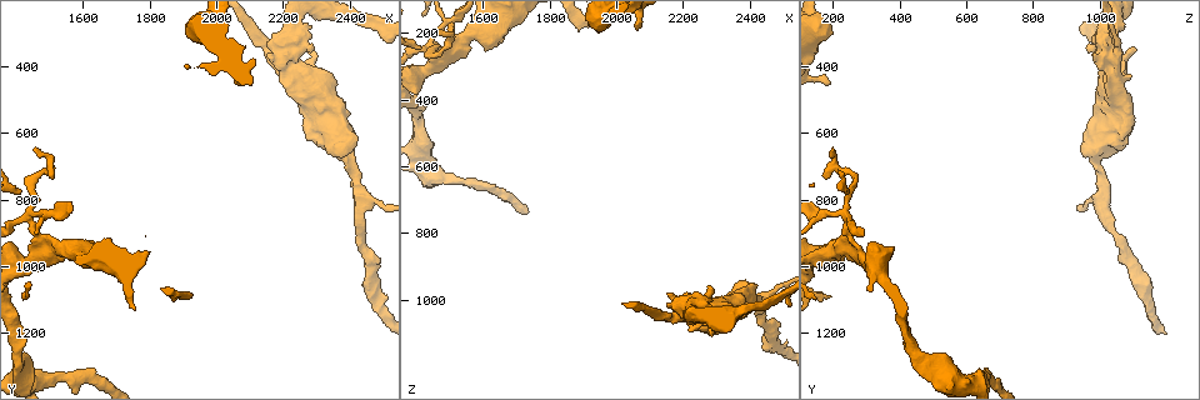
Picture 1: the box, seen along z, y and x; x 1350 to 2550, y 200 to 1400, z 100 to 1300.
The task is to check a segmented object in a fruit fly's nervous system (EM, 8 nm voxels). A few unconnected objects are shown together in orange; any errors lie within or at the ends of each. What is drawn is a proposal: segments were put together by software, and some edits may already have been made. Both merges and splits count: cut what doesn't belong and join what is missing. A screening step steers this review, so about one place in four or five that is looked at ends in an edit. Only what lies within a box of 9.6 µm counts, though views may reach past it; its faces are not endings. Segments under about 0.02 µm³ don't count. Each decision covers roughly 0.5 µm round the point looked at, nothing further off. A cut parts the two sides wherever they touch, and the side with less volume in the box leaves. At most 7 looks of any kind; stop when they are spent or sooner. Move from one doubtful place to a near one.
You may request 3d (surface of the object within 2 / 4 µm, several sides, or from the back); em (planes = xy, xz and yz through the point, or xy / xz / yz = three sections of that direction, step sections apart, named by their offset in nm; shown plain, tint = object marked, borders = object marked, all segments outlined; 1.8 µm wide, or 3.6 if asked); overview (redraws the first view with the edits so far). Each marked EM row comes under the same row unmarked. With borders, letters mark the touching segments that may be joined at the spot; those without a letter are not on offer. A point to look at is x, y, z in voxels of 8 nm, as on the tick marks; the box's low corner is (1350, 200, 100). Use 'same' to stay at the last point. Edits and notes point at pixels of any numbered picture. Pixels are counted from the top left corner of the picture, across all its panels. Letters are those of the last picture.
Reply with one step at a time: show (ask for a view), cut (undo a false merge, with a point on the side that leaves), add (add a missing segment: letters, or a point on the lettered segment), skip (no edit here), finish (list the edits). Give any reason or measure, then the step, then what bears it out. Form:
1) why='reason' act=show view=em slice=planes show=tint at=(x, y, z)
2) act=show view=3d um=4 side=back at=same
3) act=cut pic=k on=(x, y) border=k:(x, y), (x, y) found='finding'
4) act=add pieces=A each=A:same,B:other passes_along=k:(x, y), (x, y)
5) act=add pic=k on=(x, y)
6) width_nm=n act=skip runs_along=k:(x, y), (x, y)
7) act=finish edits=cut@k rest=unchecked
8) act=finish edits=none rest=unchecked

why='sudden change in width' act=show view=em slice=planes show=borders at=(2350, 540, 1020)

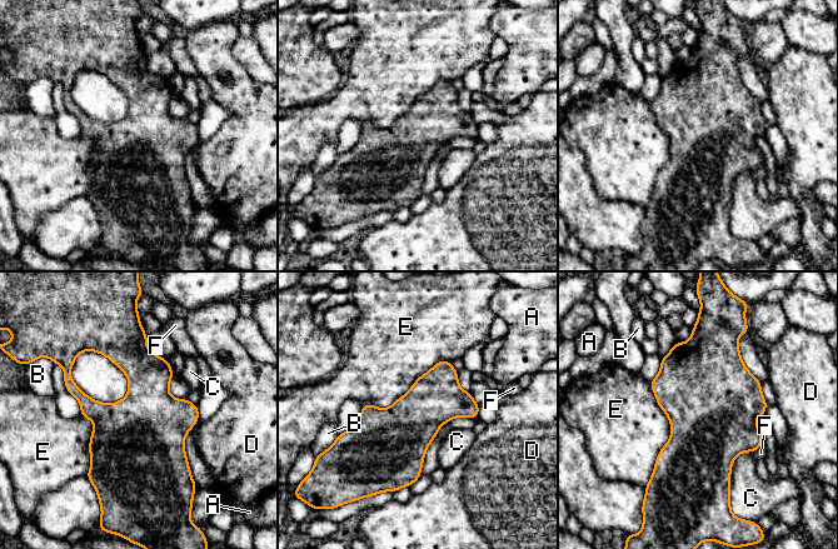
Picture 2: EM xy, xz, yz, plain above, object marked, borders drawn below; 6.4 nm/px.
act=skip each=A:other,B:other,C:other,D:other,E:other,F:other found='one cell here'

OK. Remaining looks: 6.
why='branch stops here' act=show view=3d um=4 side=back at=(2070, 440, 190)

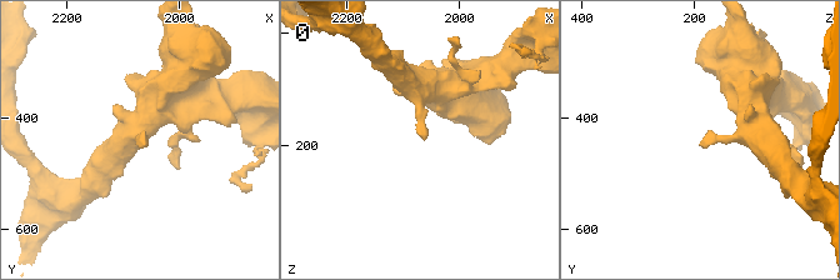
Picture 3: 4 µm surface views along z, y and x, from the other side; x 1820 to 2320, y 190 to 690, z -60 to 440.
act=show view=em slice=xz step=16 show=tint at=(2060, 450, 190)

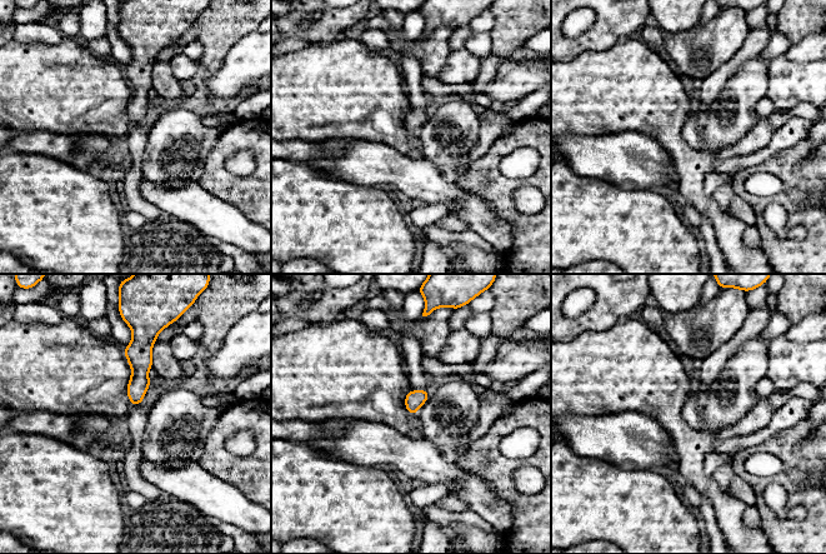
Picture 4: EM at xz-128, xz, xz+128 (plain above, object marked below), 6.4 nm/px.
why='another direction' act=show view=em slice=planes show=borders at=same

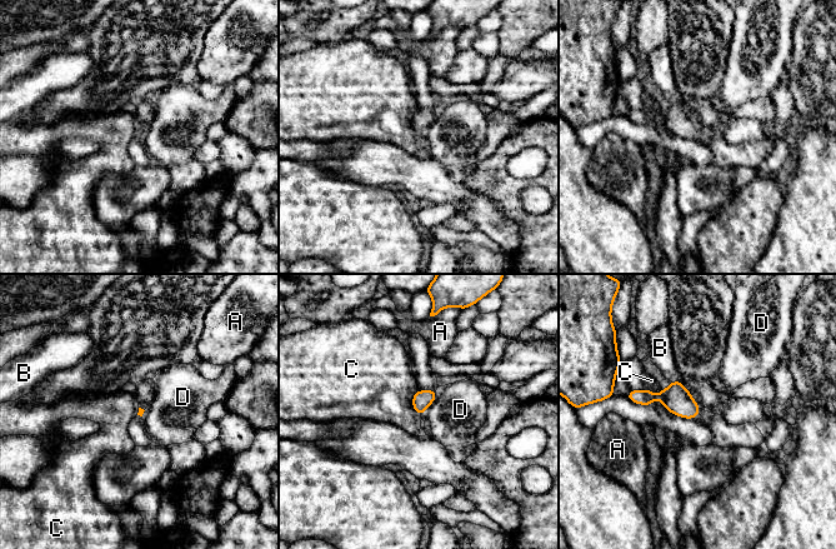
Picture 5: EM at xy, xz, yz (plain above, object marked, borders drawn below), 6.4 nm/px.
act=skip each=A:other,B:other,C:other,D:other border=5:(647, 388), (665, 408) found='no lettered segment goes on from it'

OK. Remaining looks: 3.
why='sudden change in width' act=show view=em um=3.6 slice=yz step=4 show=borders at=(1460, 1350, 620)

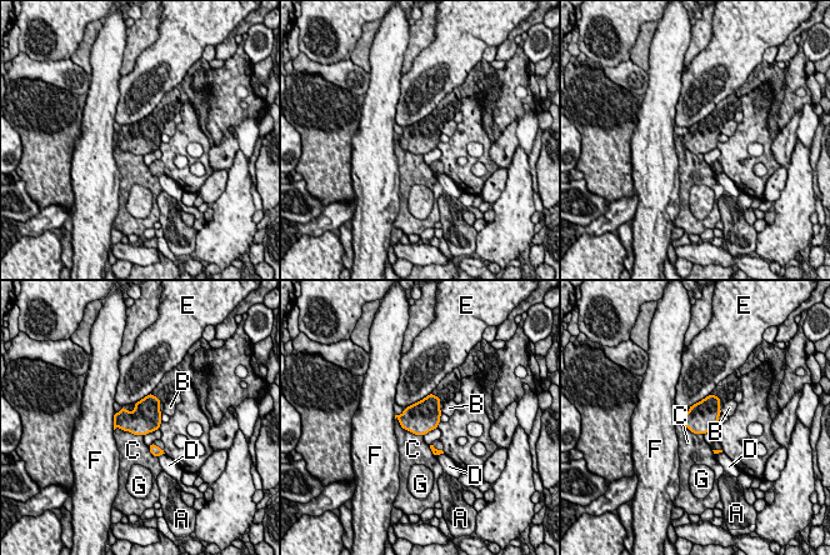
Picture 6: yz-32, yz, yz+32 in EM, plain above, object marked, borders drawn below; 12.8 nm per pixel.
act=skip each=A:other,B:other,C:other,D:other,E:other,F:other,G:other border=6:(395, 418), (404, 429), (423, 435) found='continuous, no second cell'

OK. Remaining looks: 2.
act=finish edits=none rest=unchecked

